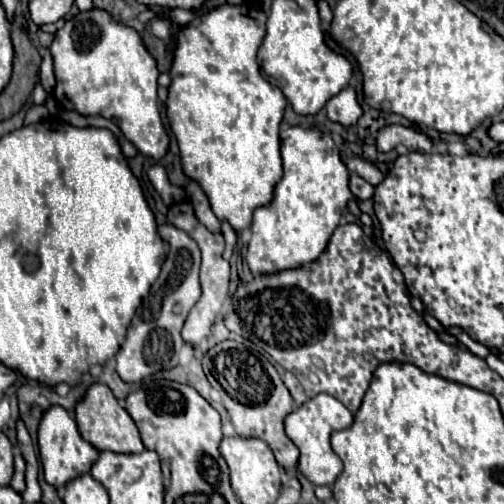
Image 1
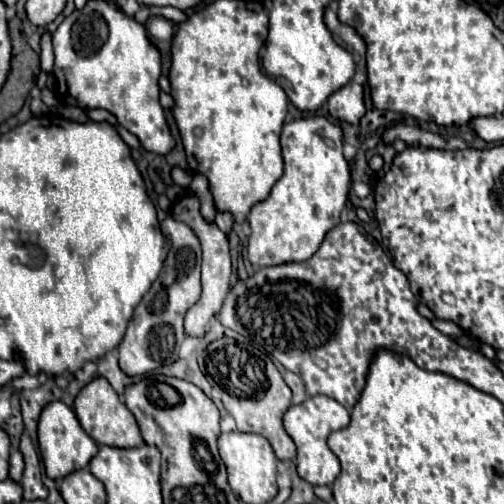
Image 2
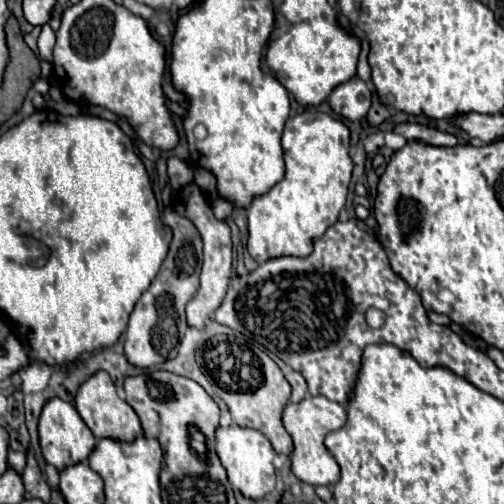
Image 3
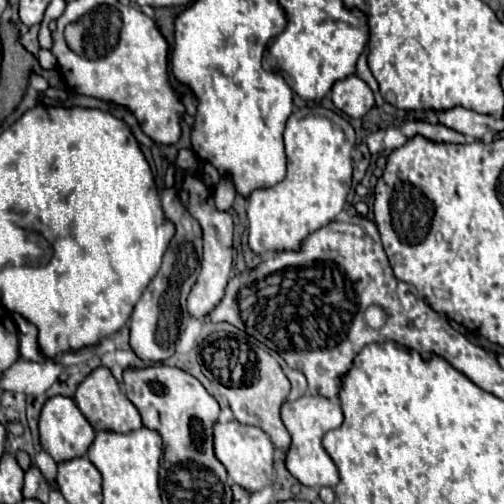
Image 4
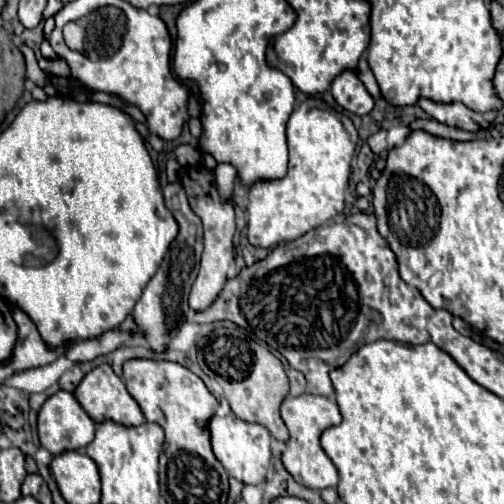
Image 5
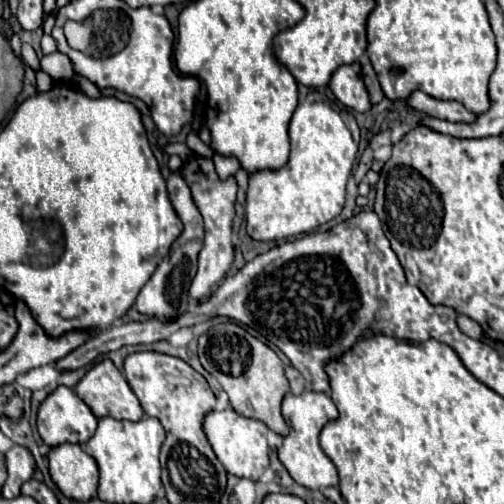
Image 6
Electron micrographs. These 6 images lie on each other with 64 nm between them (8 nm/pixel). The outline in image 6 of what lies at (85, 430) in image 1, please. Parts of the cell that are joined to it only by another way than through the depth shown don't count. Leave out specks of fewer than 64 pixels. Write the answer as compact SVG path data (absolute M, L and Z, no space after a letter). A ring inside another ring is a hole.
M104 358L102 362L94 364L86 376L76 384L76 394L90 406L90 410L102 418L102 416L112 416L118 420L140 420L144 416L144 410L136 398L136 394L132 392L132 388L128 386L124 374L114 366L114 362L110 358Z

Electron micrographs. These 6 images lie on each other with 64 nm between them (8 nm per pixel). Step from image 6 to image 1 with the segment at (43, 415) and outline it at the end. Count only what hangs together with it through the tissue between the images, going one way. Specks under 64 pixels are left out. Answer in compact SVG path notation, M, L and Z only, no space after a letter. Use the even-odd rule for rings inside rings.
M50 406L44 412L38 426L38 447L40 462L44 468L44 478L56 488L64 486L68 480L80 474L90 472L92 460L96 460L98 456L98 450L80 436L76 420L62 406Z

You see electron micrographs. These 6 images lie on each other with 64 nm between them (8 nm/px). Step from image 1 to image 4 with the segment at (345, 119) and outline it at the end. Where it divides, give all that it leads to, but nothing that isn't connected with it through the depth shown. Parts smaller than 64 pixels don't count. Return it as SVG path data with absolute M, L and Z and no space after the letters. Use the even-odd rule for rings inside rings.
M356 74L338 80L332 86L332 102L338 110L346 112L352 118L362 118L372 106L374 96L372 90L362 82Z

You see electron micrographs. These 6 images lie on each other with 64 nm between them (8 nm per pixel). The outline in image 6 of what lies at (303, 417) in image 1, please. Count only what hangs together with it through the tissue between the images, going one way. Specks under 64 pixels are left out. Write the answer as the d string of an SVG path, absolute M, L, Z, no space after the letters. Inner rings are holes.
M304 392L304 394L286 394L282 402L282 414L288 424L288 436L284 436L282 446L278 448L278 458L284 464L284 468L290 472L290 476L304 488L310 490L324 490L328 486L338 486L338 472L332 460L322 452L318 444L318 434L322 426L338 416L338 410L332 402L332 398L326 392Z

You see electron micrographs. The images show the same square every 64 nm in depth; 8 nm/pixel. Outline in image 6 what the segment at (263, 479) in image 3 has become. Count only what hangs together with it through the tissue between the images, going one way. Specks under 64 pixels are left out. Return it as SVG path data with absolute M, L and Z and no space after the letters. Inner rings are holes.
M228 406L226 410L220 410L220 412L210 410L204 416L202 426L204 426L210 446L214 448L214 452L216 452L218 460L222 462L222 466L226 468L226 472L230 472L234 476L244 476L248 480L258 480L258 476L268 468L268 442L266 442L268 426L264 422L246 418Z

